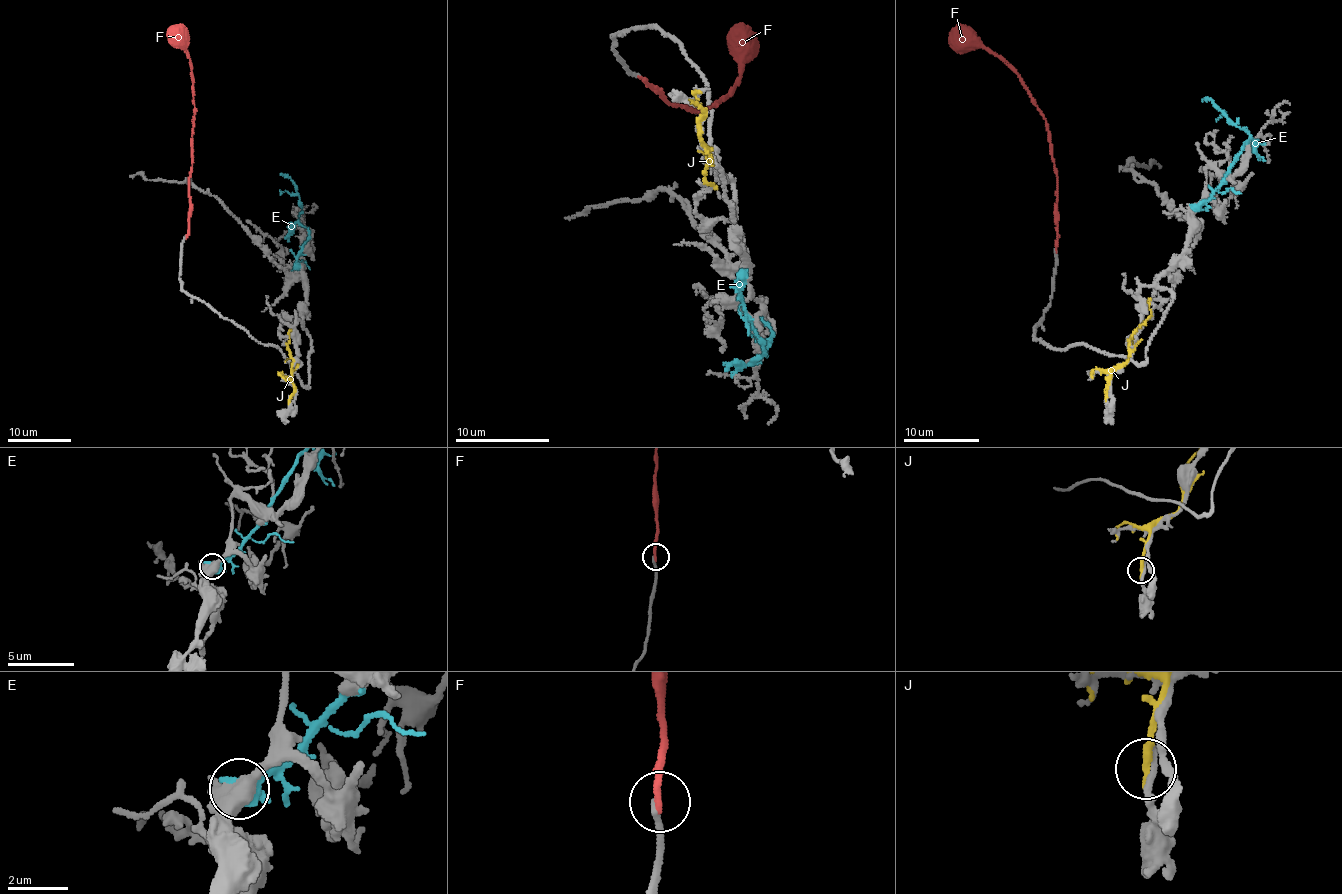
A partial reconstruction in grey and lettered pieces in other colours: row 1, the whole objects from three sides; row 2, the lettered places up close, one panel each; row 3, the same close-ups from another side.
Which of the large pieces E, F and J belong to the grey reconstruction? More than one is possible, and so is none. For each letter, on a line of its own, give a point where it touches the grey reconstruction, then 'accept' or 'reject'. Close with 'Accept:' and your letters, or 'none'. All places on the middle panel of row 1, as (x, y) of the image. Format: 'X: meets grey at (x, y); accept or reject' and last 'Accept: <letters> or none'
E: meets grey at (745, 274); reject
F: meets grey at (639, 77); reject
J: meets grey at (693, 102); reject
Accept: none

